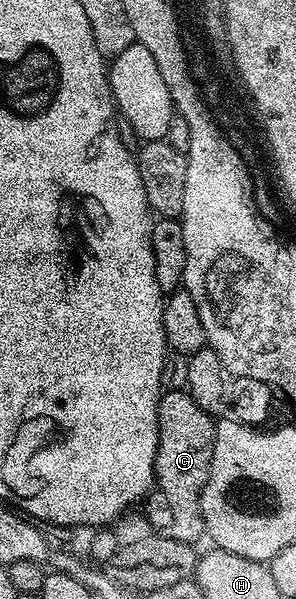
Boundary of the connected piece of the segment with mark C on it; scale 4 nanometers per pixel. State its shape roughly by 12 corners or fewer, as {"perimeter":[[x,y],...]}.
{"perimeter":[[162,391],[149,520],[193,544],[217,433],[188,391]]}

